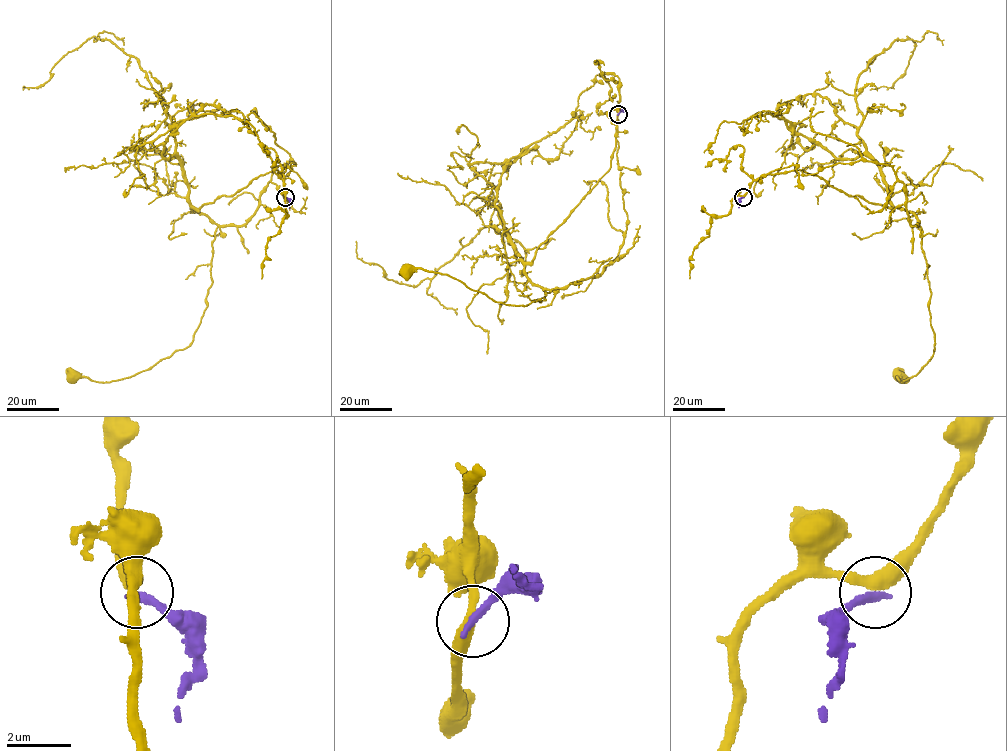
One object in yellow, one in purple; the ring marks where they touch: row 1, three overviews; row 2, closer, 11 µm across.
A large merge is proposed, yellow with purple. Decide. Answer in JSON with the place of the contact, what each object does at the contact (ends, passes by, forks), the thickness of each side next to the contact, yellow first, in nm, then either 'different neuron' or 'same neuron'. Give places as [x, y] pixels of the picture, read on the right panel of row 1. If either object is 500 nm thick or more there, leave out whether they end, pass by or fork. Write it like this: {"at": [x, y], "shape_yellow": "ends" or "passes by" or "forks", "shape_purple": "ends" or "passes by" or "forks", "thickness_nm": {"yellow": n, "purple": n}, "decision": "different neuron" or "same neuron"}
{"at": [743, 197], "shape_yellow": "passes by", "shape_purple": "ends", "thickness_nm": {"yellow": 360, "purple": 260}, "decision": "different neuron"}

